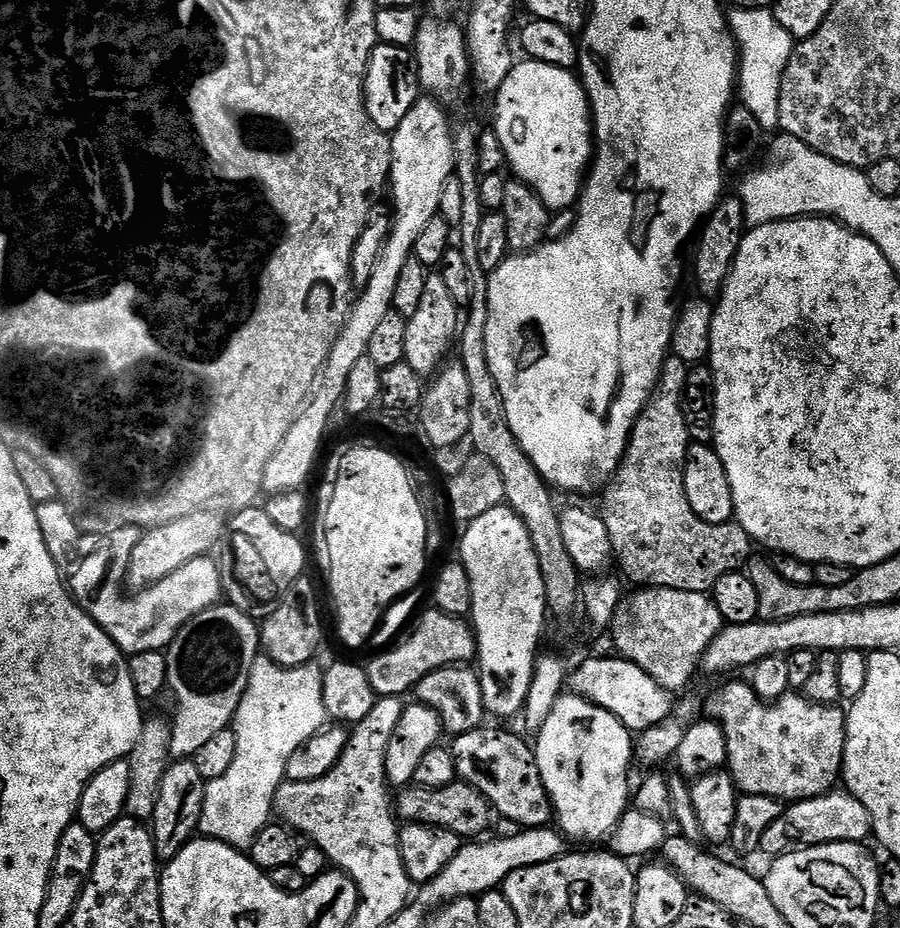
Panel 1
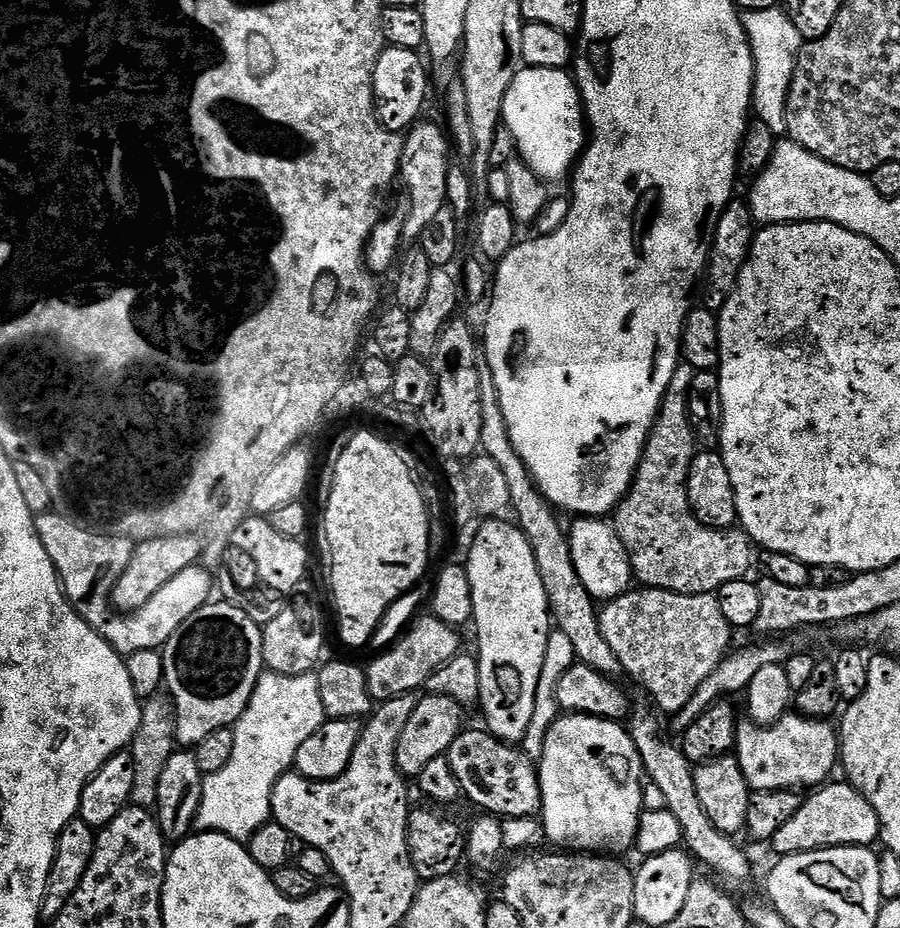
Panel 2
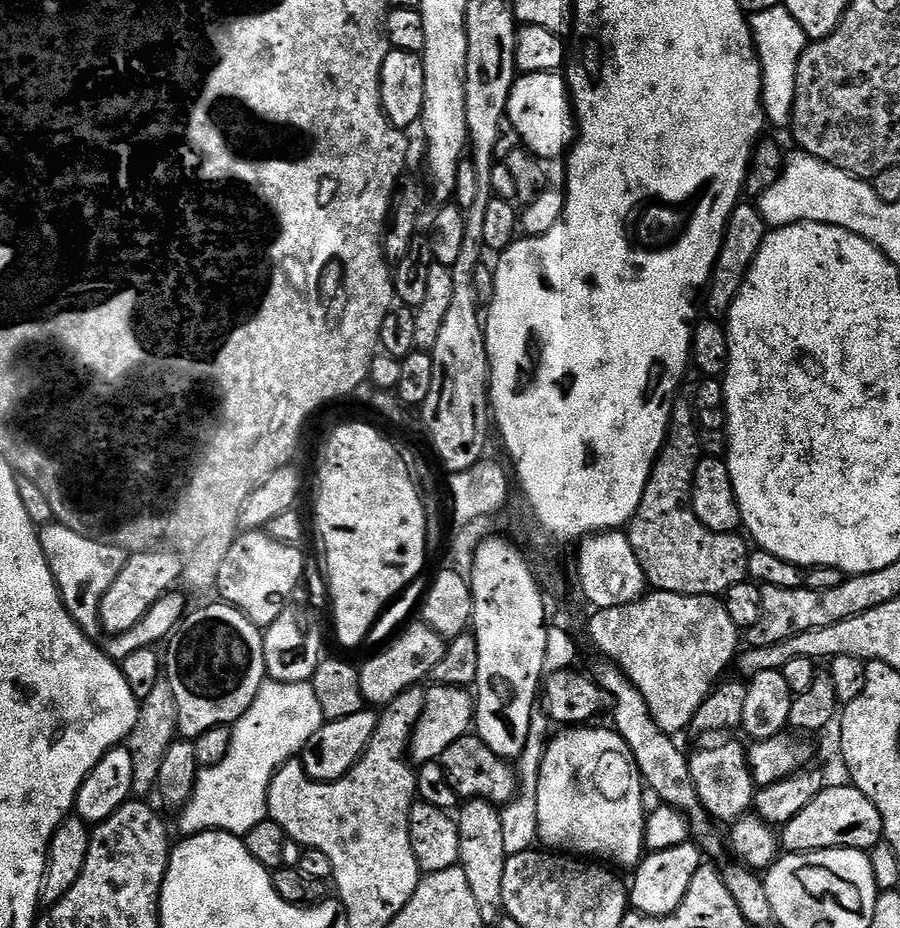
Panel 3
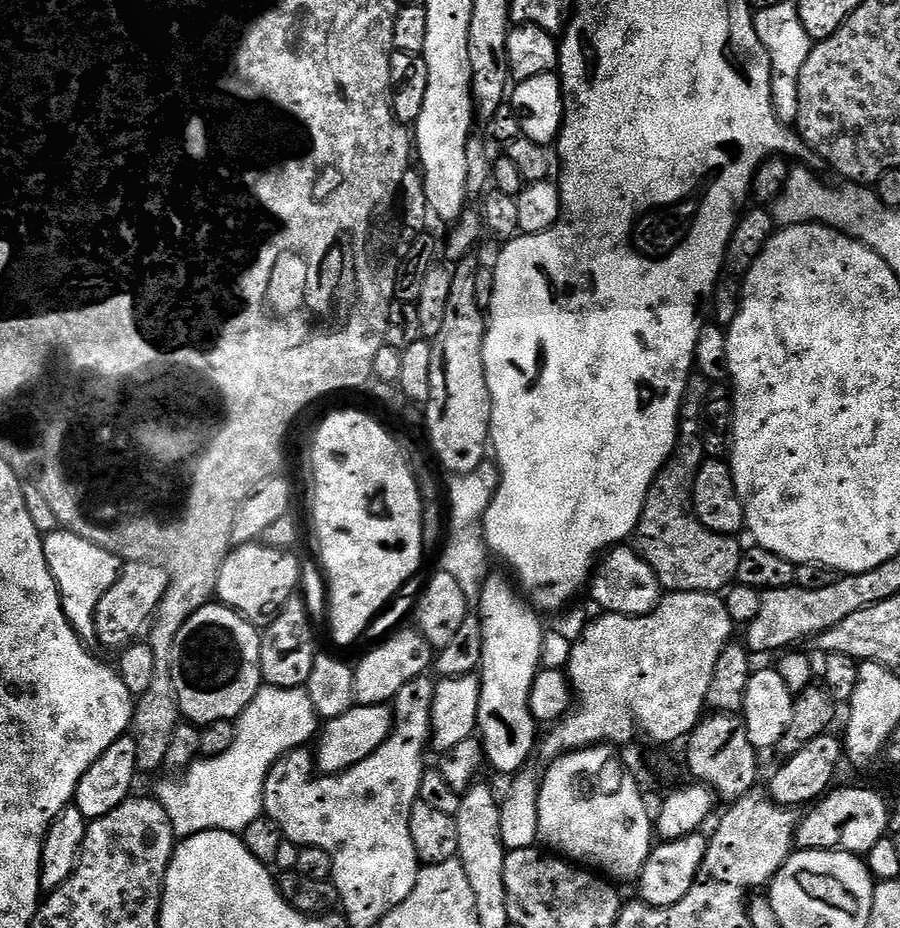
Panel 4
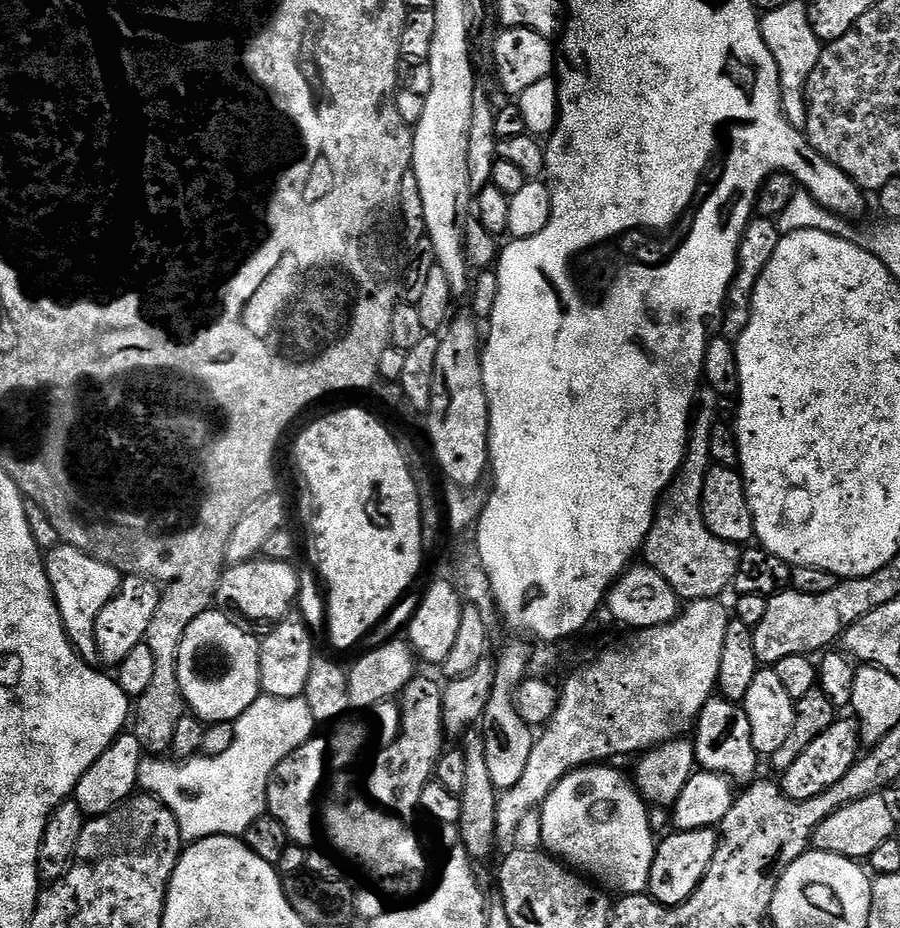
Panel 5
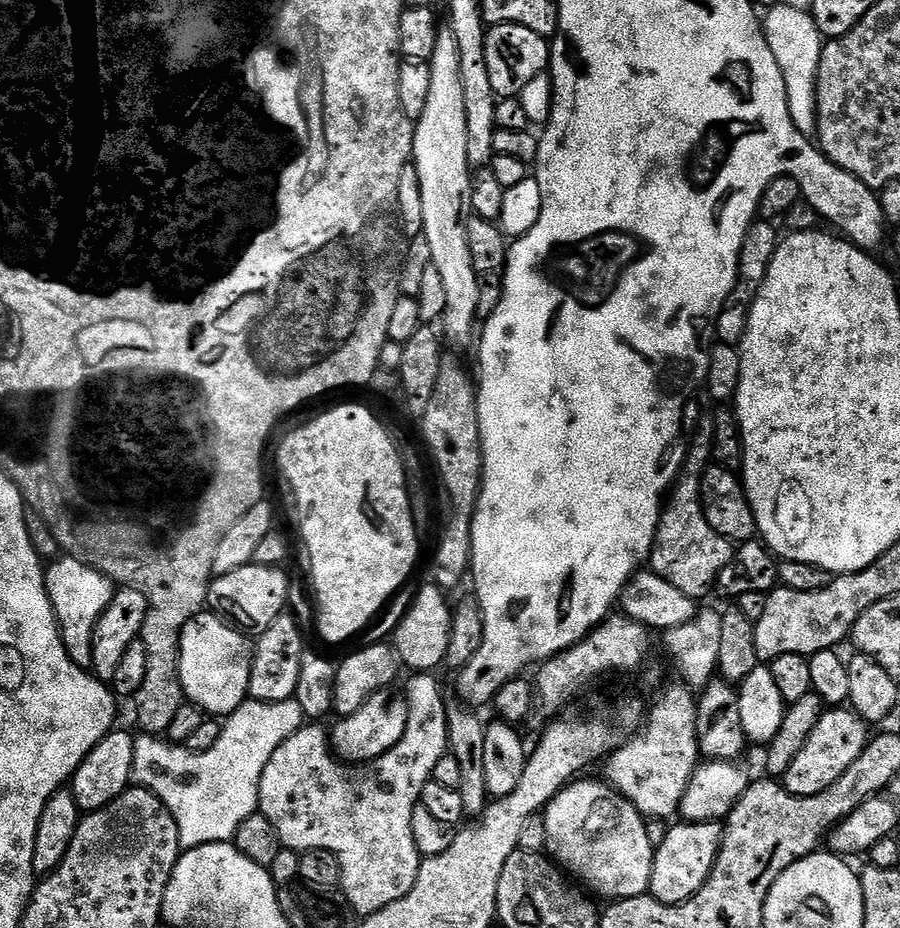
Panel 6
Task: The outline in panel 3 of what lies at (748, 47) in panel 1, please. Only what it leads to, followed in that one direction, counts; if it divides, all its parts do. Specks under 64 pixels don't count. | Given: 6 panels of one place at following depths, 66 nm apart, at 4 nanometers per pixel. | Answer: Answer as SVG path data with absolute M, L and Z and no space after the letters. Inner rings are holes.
M787 6L751 13L750 27L752 41L756 44L756 57L760 59L760 73L762 74L760 102L764 106L767 123L771 127L773 124L776 128L787 129L792 123L798 62L810 41L802 30L802 26L794 22L794 14L790 14Z

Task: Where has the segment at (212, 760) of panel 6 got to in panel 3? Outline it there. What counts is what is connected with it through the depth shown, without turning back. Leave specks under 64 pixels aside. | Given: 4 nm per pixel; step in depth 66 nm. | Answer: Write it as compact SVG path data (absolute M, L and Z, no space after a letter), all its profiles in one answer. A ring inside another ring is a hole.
M265 679L250 710L231 725L230 750L222 762L200 768L192 797L179 809L180 828L185 837L200 832L230 832L243 838L268 816L268 787L277 768L299 757L306 742L325 724L322 706L309 682L278 682Z

